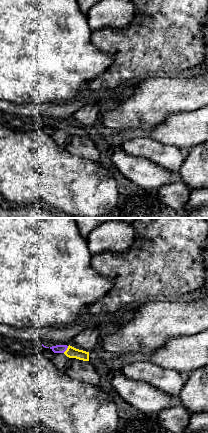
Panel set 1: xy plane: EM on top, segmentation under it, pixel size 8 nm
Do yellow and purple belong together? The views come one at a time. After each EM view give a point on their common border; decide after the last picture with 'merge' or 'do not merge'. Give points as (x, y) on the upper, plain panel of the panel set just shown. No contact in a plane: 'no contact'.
contact (67, 125)

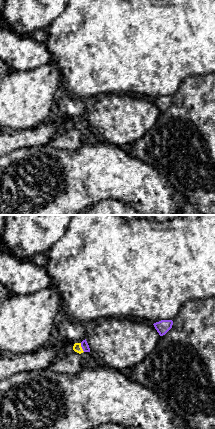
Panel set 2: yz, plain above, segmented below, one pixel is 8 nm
contact (81, 123)

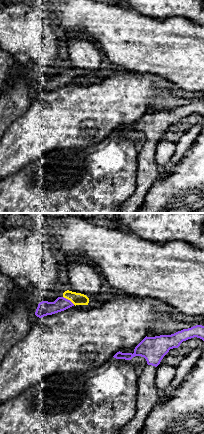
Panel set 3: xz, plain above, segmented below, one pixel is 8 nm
contact (69, 75)

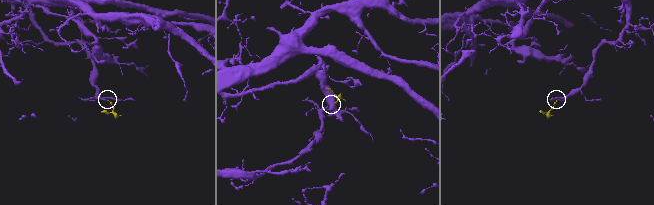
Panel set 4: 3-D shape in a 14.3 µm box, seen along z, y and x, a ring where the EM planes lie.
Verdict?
merge

